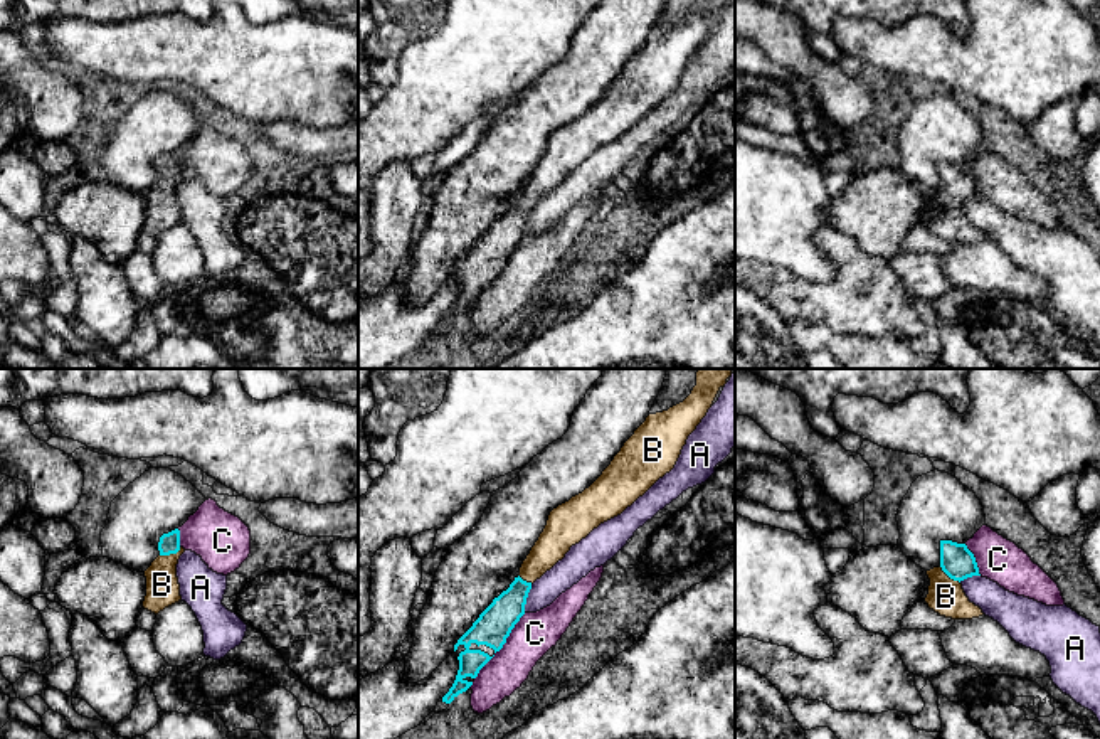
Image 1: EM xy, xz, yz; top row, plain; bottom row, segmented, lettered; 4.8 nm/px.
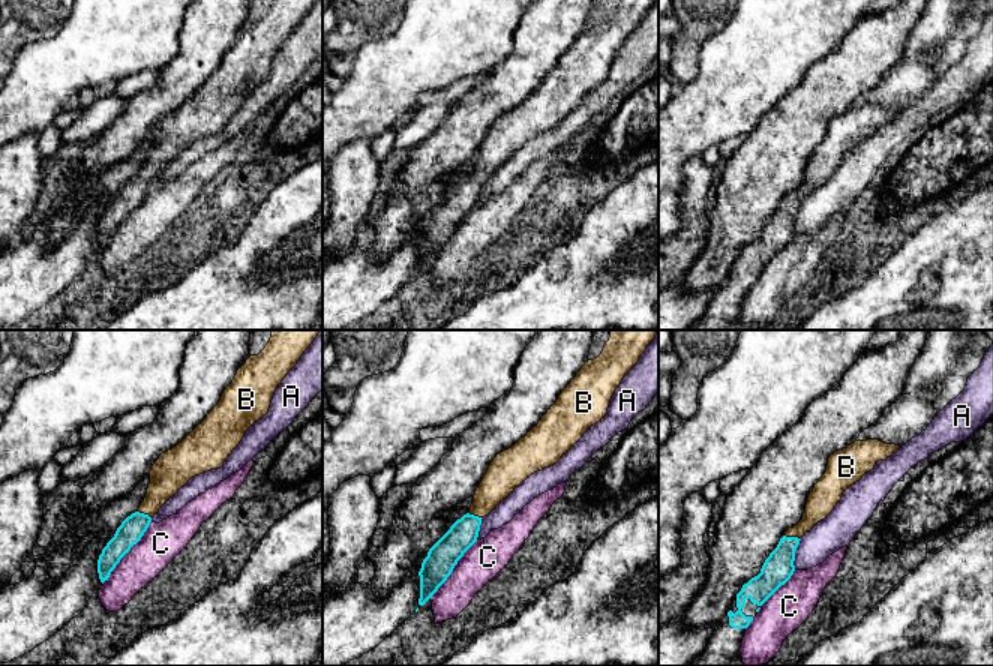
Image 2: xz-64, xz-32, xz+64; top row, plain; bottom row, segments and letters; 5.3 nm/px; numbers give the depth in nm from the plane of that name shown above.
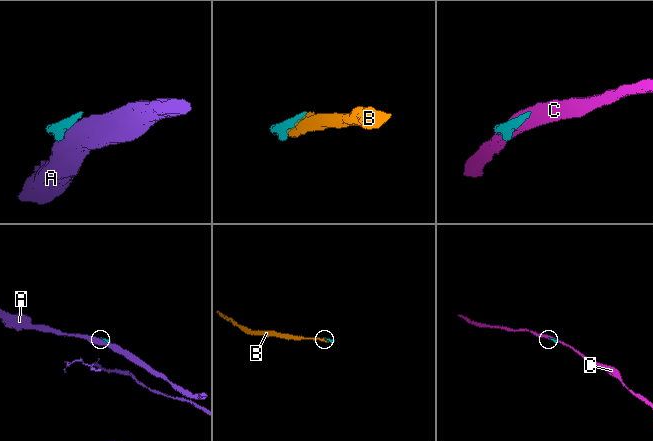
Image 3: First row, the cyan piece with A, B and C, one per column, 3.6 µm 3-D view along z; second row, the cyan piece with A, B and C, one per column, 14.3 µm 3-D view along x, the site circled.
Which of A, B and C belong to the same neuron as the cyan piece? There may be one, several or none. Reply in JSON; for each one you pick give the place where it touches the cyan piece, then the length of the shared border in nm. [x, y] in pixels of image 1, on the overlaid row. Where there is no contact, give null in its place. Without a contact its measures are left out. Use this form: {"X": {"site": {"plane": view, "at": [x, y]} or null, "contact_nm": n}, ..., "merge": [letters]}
{"B": {"site": {"plane": "xy", "at": [170, 552]}, "contact_nm": 110}, "merge": ["B"]}

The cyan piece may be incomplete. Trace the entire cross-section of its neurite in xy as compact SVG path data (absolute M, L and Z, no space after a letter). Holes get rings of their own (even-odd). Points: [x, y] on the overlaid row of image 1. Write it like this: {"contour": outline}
{"contour": "M180 530L163 534L158 550L160 556L145 571L146 596L143 601L143 608L155 614L182 599L177 564L185 549L180 545Z"}

